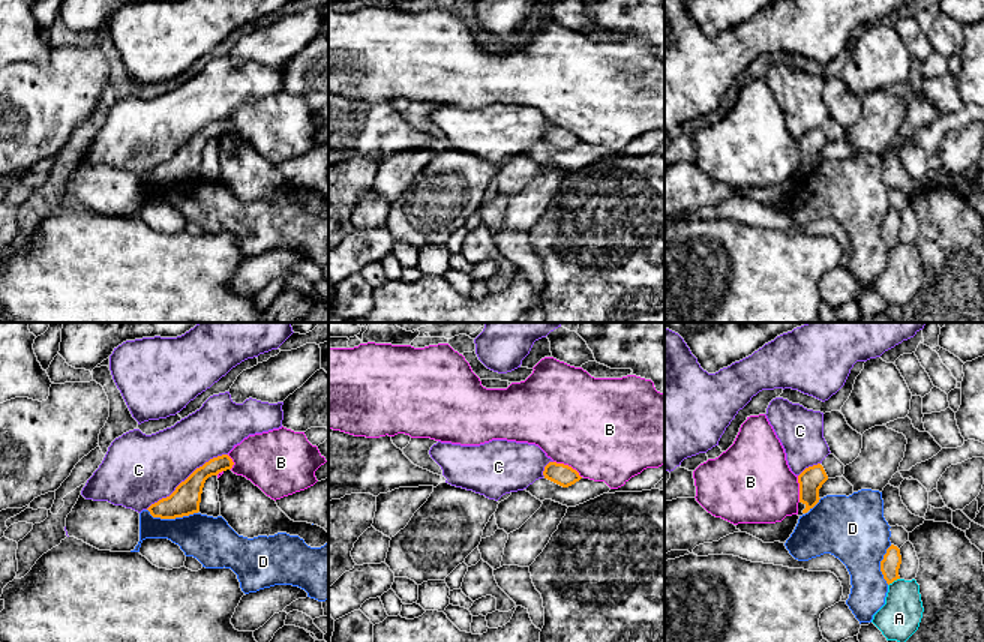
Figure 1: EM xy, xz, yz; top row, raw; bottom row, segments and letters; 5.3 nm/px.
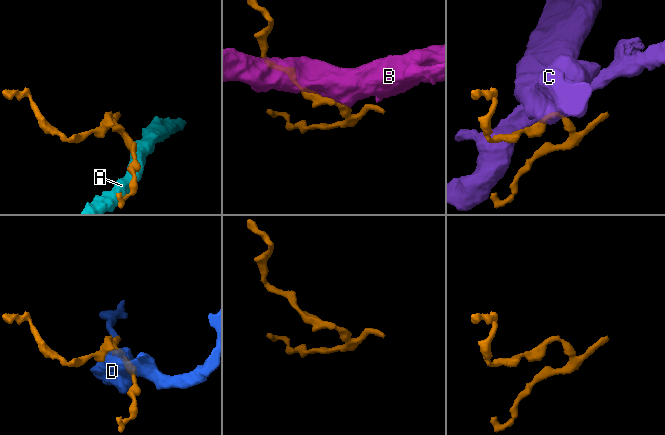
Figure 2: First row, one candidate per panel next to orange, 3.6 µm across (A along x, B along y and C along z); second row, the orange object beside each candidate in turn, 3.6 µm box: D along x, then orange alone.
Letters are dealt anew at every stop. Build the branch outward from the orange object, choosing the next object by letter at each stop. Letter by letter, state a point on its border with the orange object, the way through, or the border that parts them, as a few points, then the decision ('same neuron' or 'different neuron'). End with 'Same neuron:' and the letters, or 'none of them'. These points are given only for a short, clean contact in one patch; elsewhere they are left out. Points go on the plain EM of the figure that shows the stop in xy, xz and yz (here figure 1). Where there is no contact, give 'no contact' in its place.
A: meets orange in yz at (893, 245); different neuron
B: meets orange in xz at (567, 129); different neuron
C: meets orange in xy at (188, 141); same neuron
D: meets orange in xy at (171, 182); different neuron
Same neuron: C

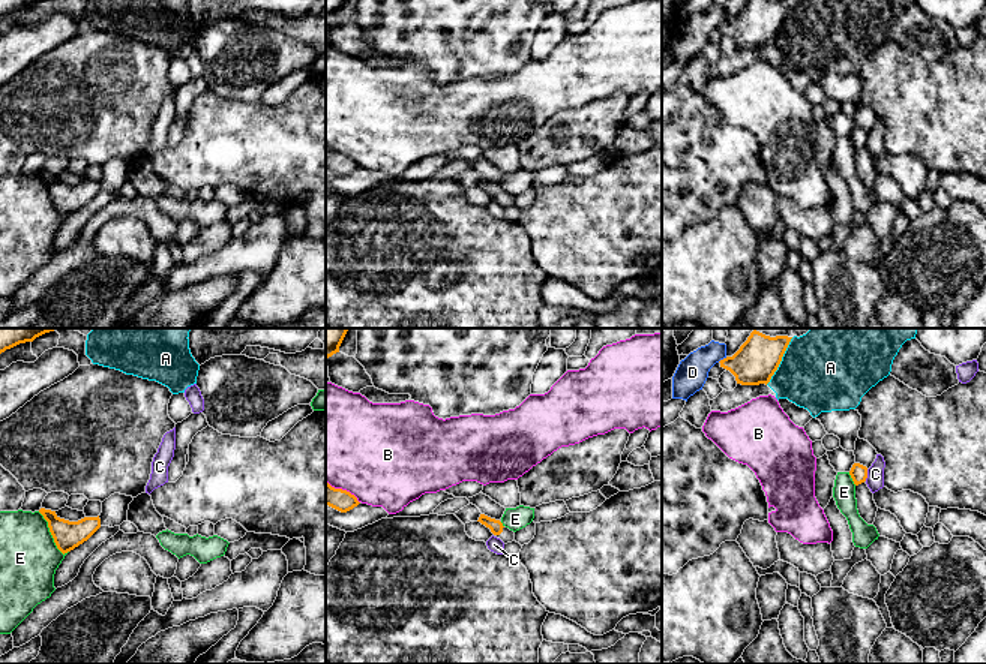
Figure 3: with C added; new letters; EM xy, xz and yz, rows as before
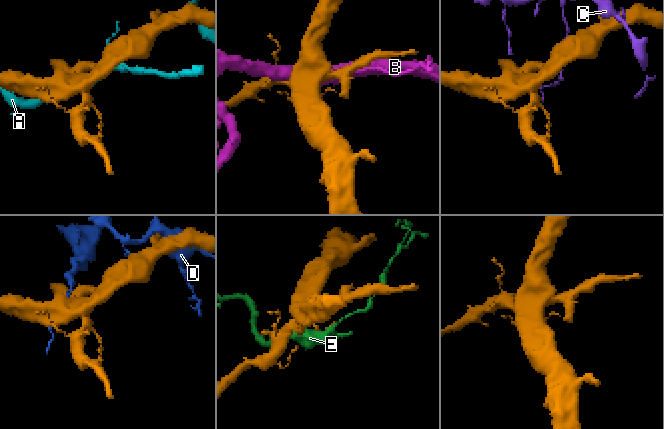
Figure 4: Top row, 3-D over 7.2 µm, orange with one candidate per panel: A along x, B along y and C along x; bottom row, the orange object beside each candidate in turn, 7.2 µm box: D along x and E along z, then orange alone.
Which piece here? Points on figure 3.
A: meets orange in yz at (781, 24); different neuron
B: meets orange in xz at (344, 155); different neuron
C: meets orange in yz at (866, 140); different neuron
D: meets orange in yz at (724, 23); different neuron
E: meets orange in xy at (51, 198); different neuron
Same neuron: none of them

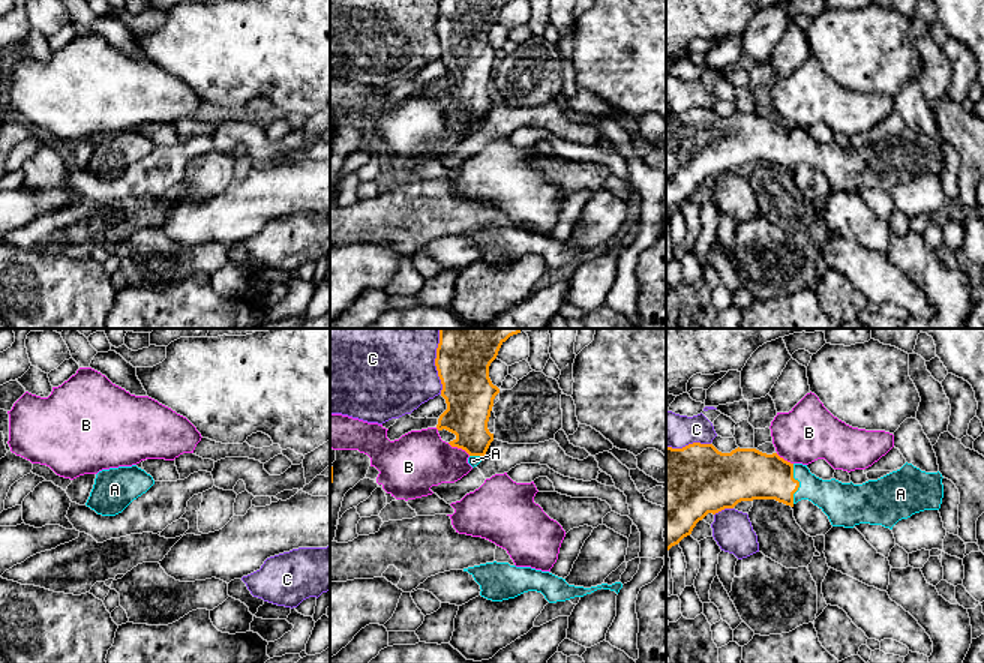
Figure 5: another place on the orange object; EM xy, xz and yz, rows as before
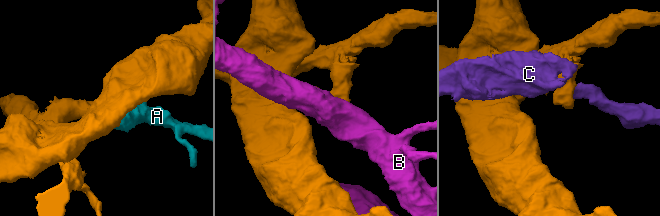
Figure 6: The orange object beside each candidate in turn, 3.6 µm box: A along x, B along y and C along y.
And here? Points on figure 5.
A: meets orange in yz at (798, 147); same neuron
B: meets orange in xz at (459, 111); different neuron
C: meets orange in xz at (435, 29); different neuron
Same neuron: A

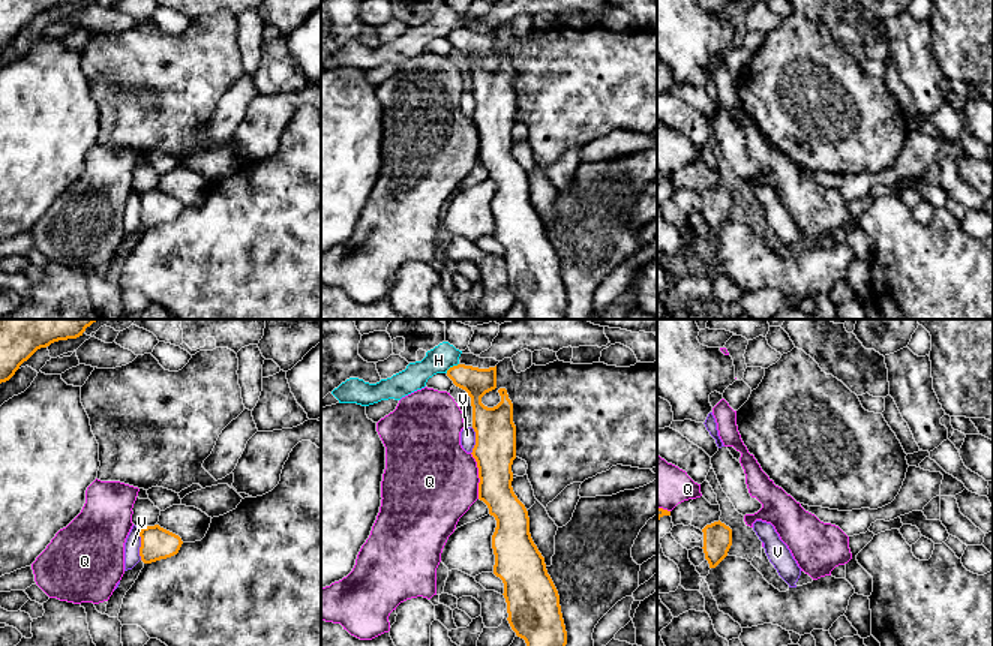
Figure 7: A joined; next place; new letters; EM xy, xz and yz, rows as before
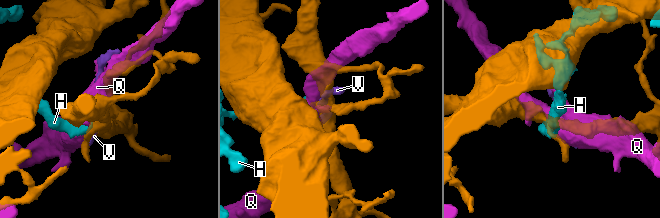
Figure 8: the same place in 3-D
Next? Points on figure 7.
H: meets orange in xz at (453, 30); border along xz (458, 27), (446, 36); different neuron
Q: meets orange in xz at (479, 140); different neuron
V: meets orange in xy at (141, 209); border along xy (141, 194), (140, 224); different neuron
Same neuron: none of them

